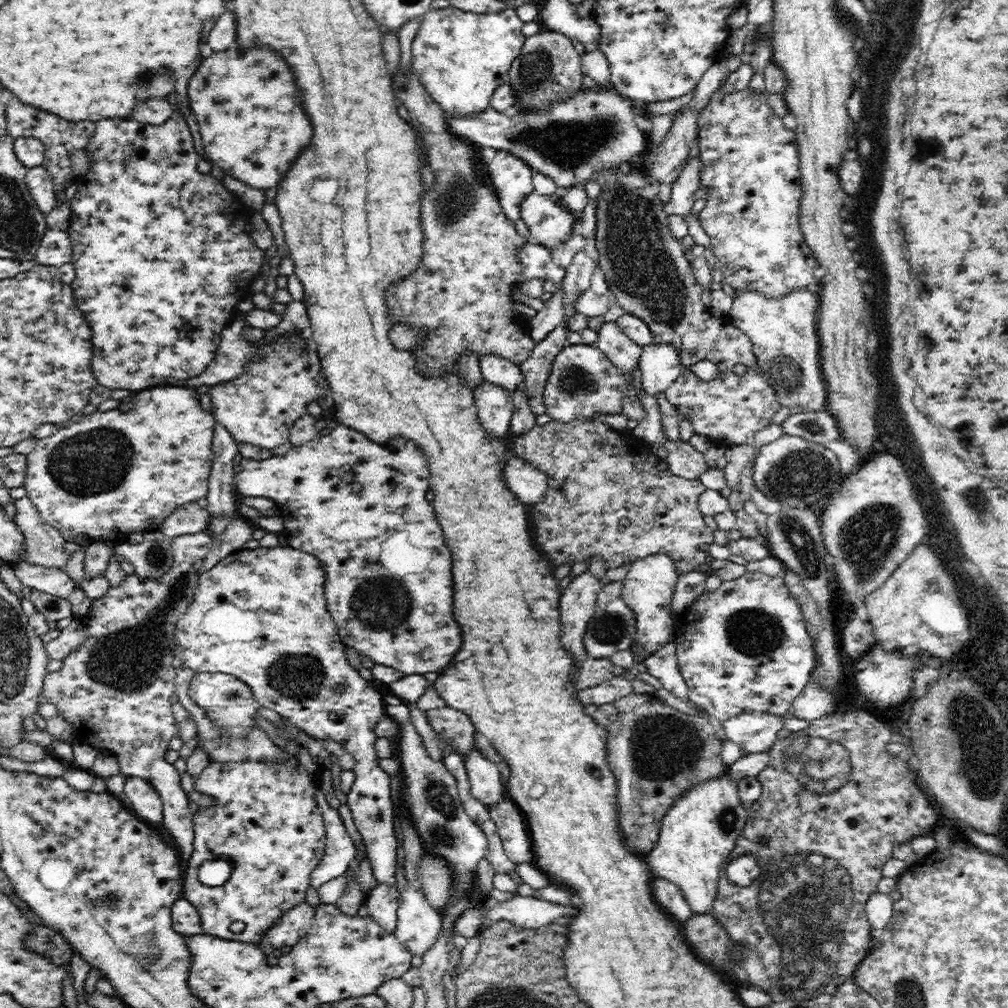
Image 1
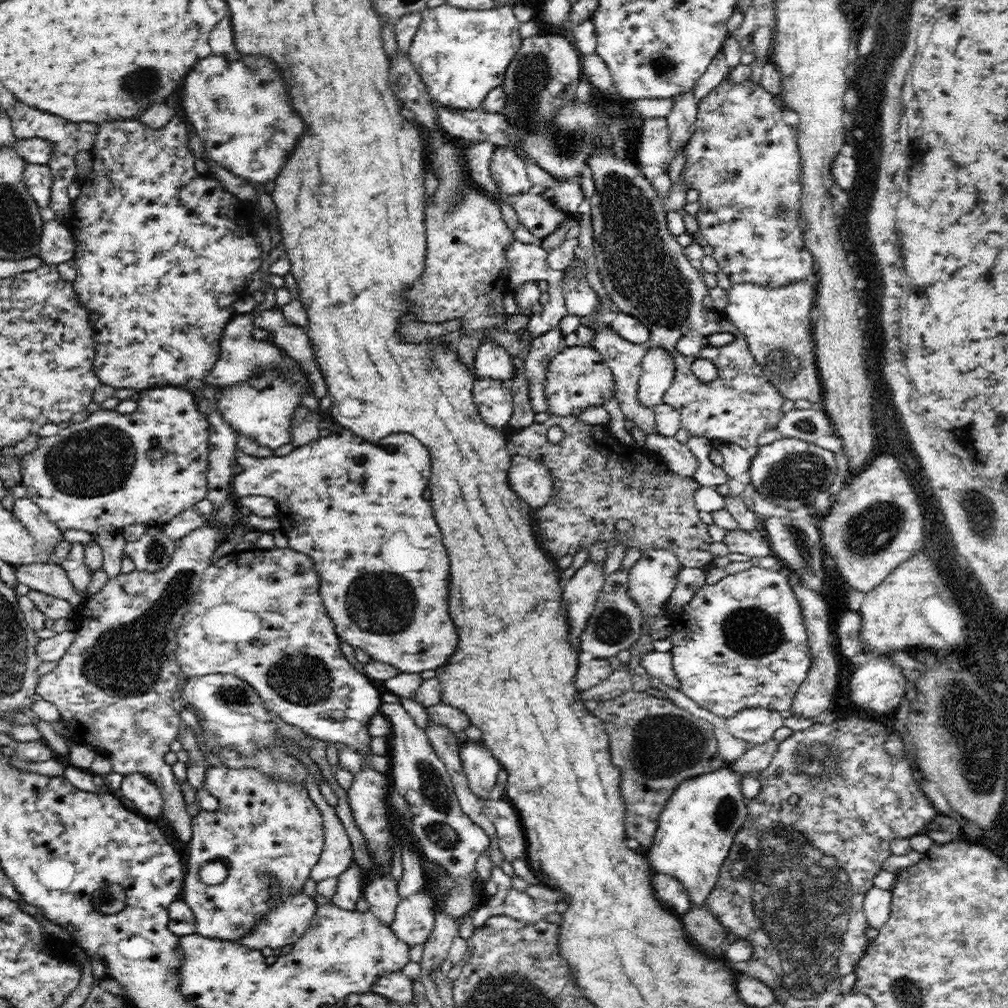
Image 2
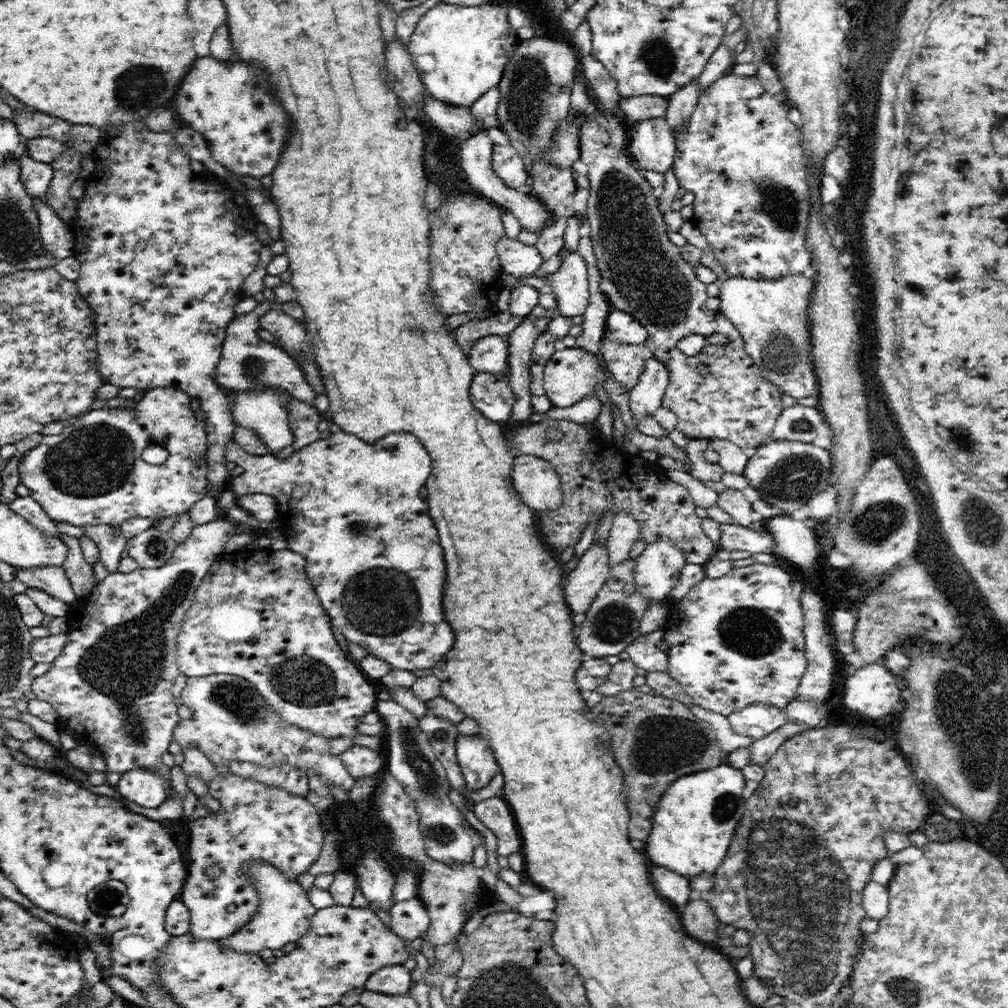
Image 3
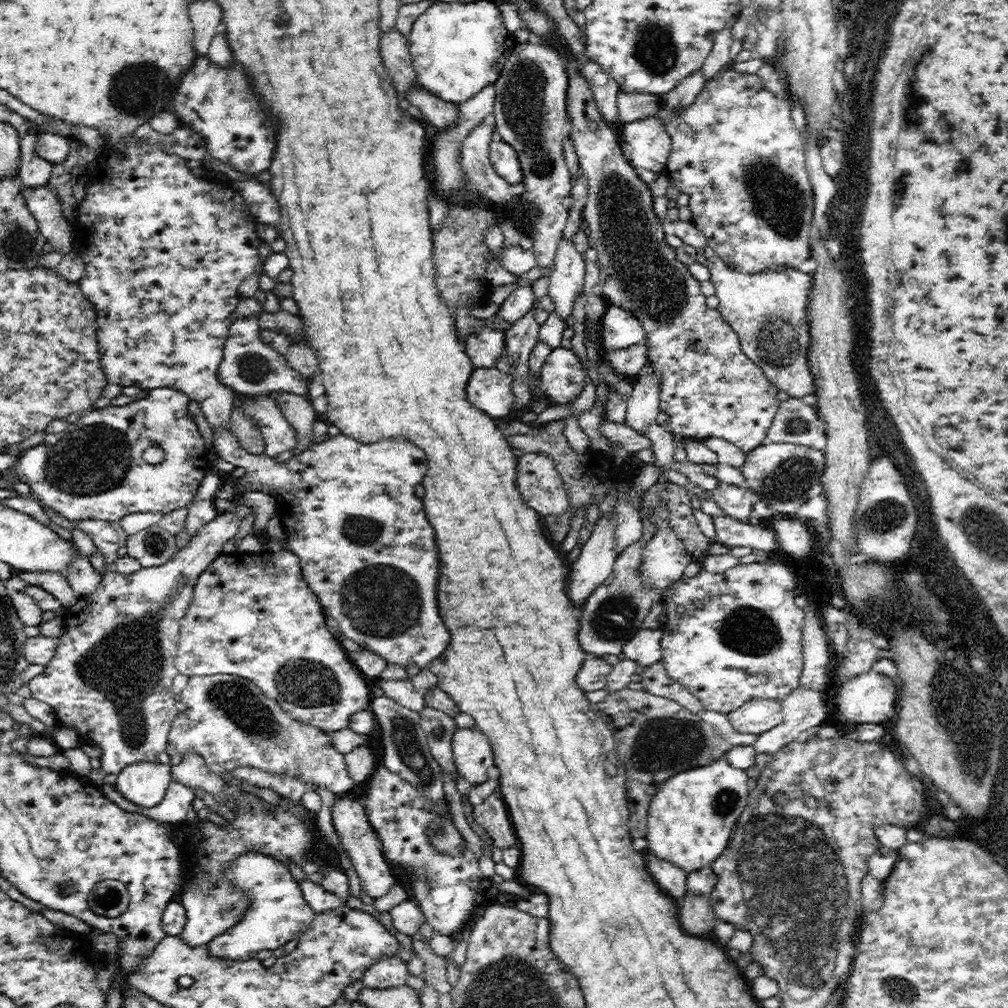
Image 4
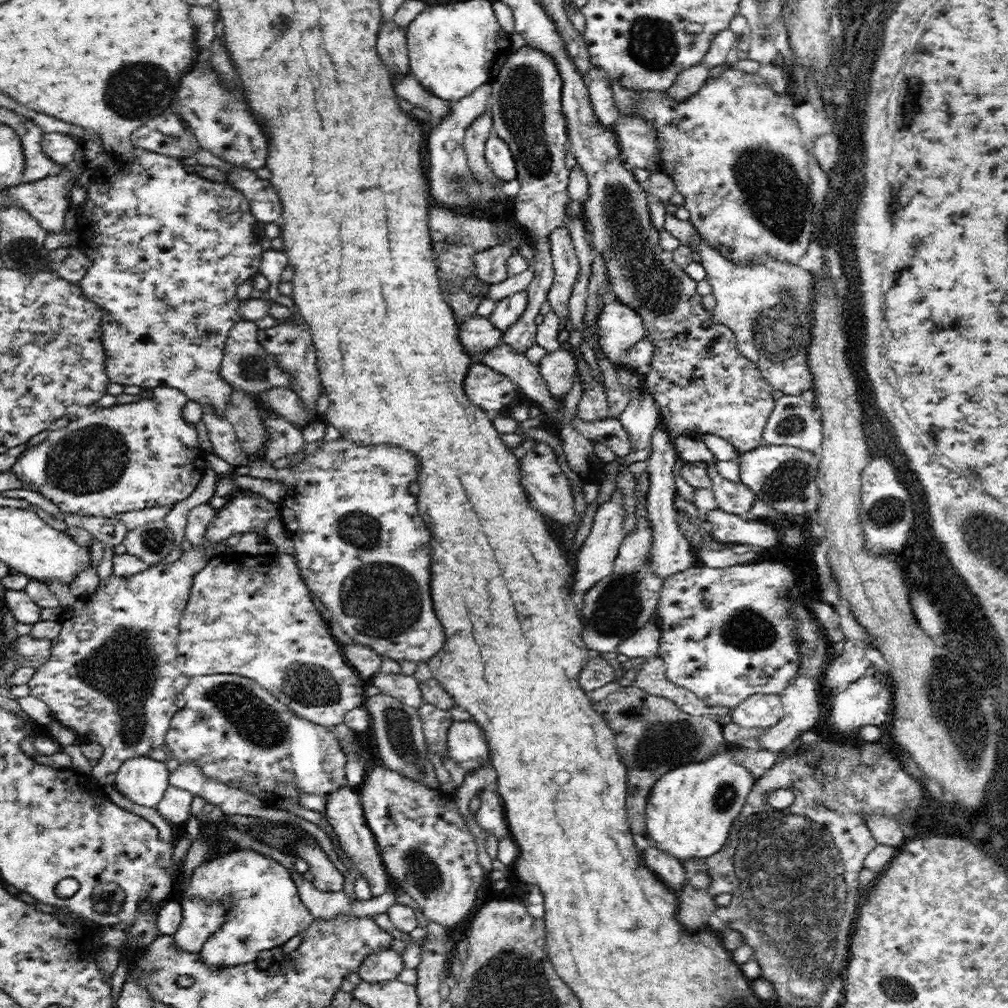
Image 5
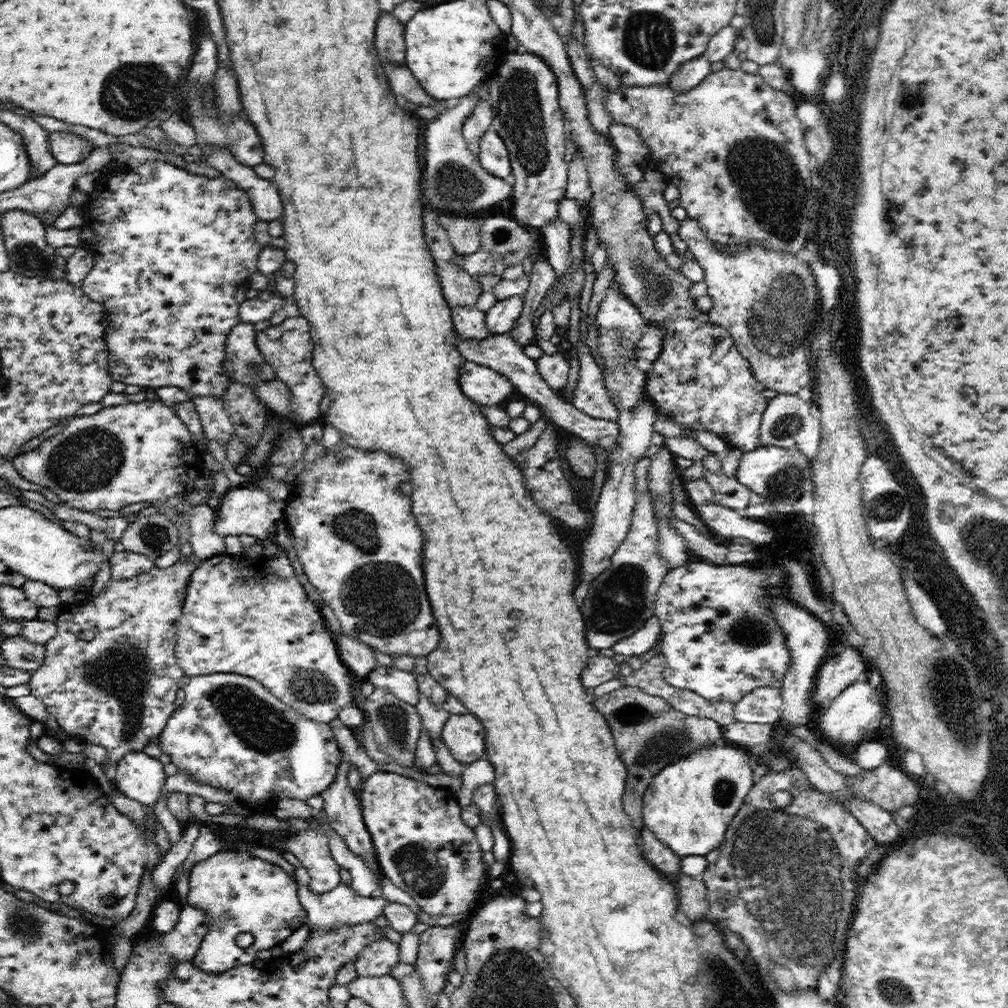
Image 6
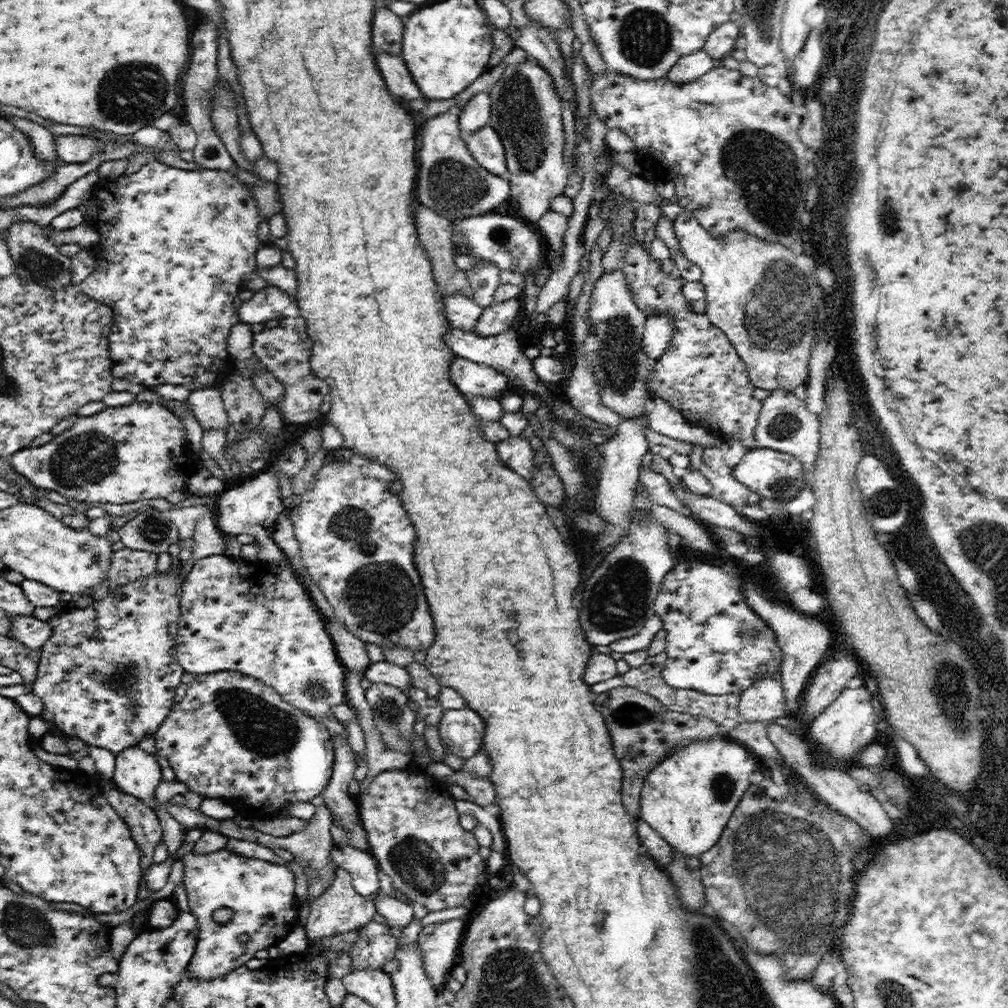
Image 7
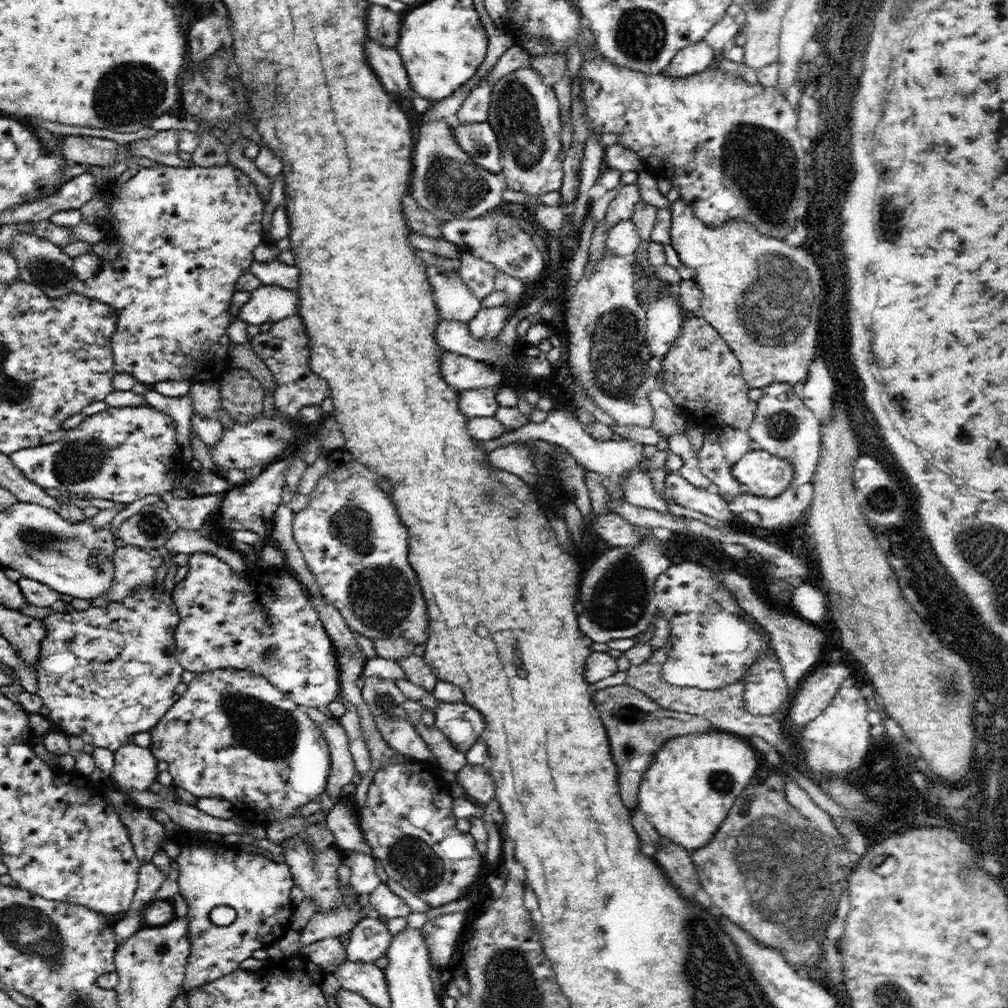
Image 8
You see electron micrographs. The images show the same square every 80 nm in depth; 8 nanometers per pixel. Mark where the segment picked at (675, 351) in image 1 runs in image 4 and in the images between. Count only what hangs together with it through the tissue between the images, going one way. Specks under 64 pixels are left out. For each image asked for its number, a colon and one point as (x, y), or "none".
2: (658, 366)
3: (647, 396)
4: (644, 394)

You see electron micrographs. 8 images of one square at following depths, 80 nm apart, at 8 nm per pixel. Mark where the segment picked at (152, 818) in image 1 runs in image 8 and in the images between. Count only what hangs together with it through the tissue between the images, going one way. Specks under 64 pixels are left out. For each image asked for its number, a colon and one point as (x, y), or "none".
2: (148, 802)
3: (145, 788)
4: (145, 784)
5: (143, 780)
6: (141, 778)
7: (137, 773)
8: (135, 769)

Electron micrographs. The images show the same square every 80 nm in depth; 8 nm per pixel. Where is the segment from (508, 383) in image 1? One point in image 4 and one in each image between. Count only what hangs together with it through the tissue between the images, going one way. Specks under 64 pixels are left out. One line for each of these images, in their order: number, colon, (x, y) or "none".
2: (492, 363)
3: (490, 356)
4: (486, 348)

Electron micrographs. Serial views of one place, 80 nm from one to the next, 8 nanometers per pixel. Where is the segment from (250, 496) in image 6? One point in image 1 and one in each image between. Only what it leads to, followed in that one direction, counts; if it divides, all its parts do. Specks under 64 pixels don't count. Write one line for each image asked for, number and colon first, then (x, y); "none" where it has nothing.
1: (115, 690)
2: (113, 688)
3: (112, 684)
4: (111, 679)
5: (110, 678)

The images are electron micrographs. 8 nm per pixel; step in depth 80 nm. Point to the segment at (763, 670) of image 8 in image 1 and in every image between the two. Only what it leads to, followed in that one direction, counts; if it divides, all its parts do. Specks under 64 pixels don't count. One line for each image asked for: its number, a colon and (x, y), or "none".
1: (754, 733)
2: (756, 727)
3: (756, 722)
4: (757, 716)
5: (759, 711)
6: (764, 706)
7: (764, 702)

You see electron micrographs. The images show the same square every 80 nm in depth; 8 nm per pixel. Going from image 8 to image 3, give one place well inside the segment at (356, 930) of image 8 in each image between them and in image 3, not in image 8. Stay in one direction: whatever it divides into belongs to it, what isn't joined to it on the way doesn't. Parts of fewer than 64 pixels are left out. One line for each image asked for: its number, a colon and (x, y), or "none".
3: (396, 981)
4: (390, 974)
5: (381, 968)
6: (378, 961)
7: (377, 947)

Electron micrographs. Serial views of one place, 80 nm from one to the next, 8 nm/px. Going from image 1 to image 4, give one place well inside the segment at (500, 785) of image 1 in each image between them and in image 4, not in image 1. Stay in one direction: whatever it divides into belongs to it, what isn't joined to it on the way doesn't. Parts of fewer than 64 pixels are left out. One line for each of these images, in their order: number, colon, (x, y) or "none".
2: (482, 768)
3: (479, 766)
4: (472, 751)

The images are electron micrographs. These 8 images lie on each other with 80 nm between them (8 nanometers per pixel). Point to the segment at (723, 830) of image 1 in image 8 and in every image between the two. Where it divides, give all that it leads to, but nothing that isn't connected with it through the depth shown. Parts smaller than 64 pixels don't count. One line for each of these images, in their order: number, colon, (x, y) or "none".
2: (696, 830)
3: (693, 827)
4: (691, 820)
5: (689, 816)
6: (689, 806)
7: (688, 800)
8: (686, 795)

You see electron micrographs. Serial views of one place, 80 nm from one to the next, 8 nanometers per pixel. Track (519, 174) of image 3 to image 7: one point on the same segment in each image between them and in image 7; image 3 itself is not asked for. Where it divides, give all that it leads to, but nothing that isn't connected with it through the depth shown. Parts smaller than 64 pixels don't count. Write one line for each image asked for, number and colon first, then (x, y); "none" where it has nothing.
4: (505, 158)
5: (499, 154)
6: (494, 155)
7: (487, 147)

